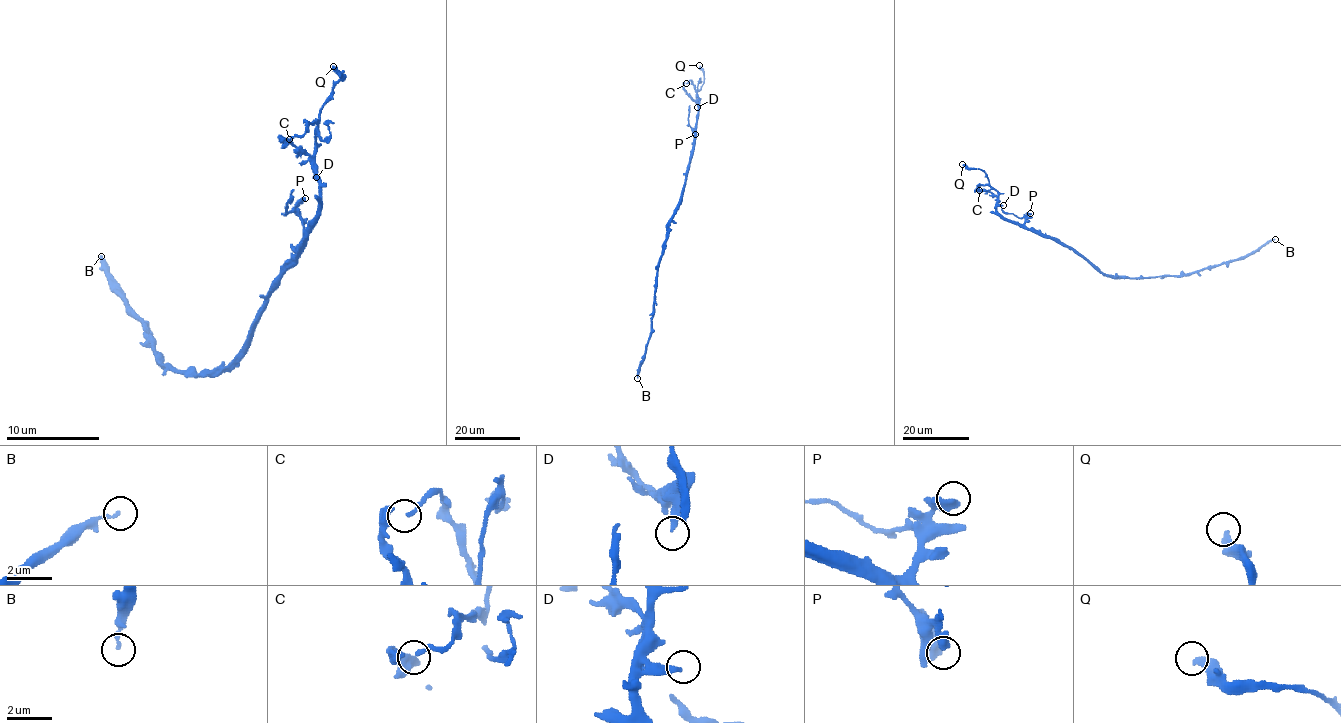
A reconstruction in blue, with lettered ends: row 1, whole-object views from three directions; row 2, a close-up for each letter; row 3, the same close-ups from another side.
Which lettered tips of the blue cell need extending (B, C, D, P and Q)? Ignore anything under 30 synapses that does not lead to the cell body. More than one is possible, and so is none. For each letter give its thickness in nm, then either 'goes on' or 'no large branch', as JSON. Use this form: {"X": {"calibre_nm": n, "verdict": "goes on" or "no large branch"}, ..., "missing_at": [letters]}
{"B": {"calibre_nm": 150, "verdict": "no large branch"}, "C": {"calibre_nm": 140, "verdict": "no large branch"}, "D": {"calibre_nm": 240, "verdict": "no large branch"}, "P": {"calibre_nm": 480, "verdict": "no large branch"}, "Q": {"calibre_nm": 280, "verdict": "no large branch"}, "missing_at": []}

